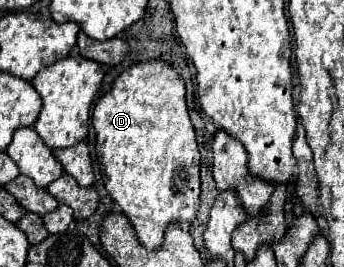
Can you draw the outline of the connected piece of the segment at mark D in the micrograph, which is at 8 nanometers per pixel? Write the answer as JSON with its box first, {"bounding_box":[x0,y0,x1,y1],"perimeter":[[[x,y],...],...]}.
{"bounding_box":[93,60,199,250],"perimeter":[[[147,60],[127,68],[111,90],[97,100],[93,128],[97,134],[95,152],[103,166],[107,192],[129,218],[141,244],[149,250],[159,248],[169,222],[191,222],[199,210],[199,148],[185,104],[183,78],[163,60]]]}

